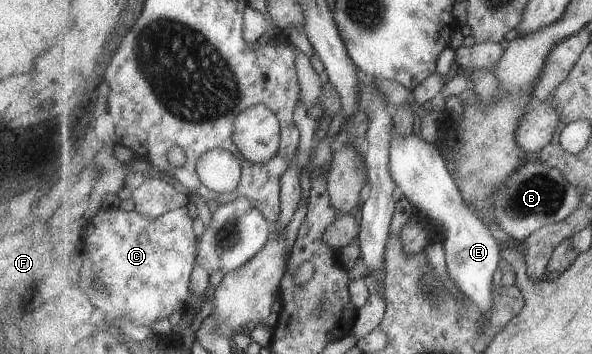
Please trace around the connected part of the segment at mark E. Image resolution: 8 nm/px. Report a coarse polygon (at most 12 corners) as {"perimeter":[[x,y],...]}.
{"perimeter":[[390,132],[390,174],[415,216],[444,224],[446,271],[494,302],[499,241],[464,202],[439,145]]}

